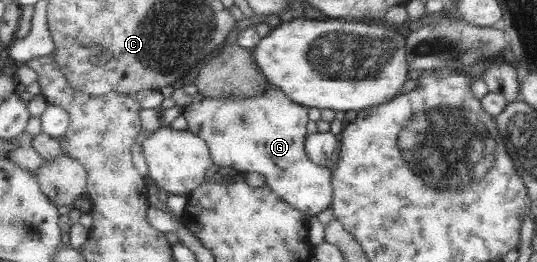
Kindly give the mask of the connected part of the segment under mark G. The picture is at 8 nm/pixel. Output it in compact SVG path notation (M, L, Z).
M268 83L268 89L261 96L254 96L253 98L241 97L219 97L209 98L204 97L200 102L195 101L184 108L184 118L187 120L187 130L193 132L193 134L199 134L201 138L204 138L210 145L214 164L221 168L221 171L239 171L242 173L257 172L265 176L265 184L269 188L273 189L281 198L284 198L291 206L297 208L301 212L310 216L317 216L321 212L325 212L327 208L332 206L334 197L334 188L332 185L332 166L320 167L317 163L314 163L309 158L308 151L306 150L306 141L308 140L309 132L307 132L307 122L309 122L309 108L307 106L300 106L293 99L290 99L288 95L284 93L279 87Z

